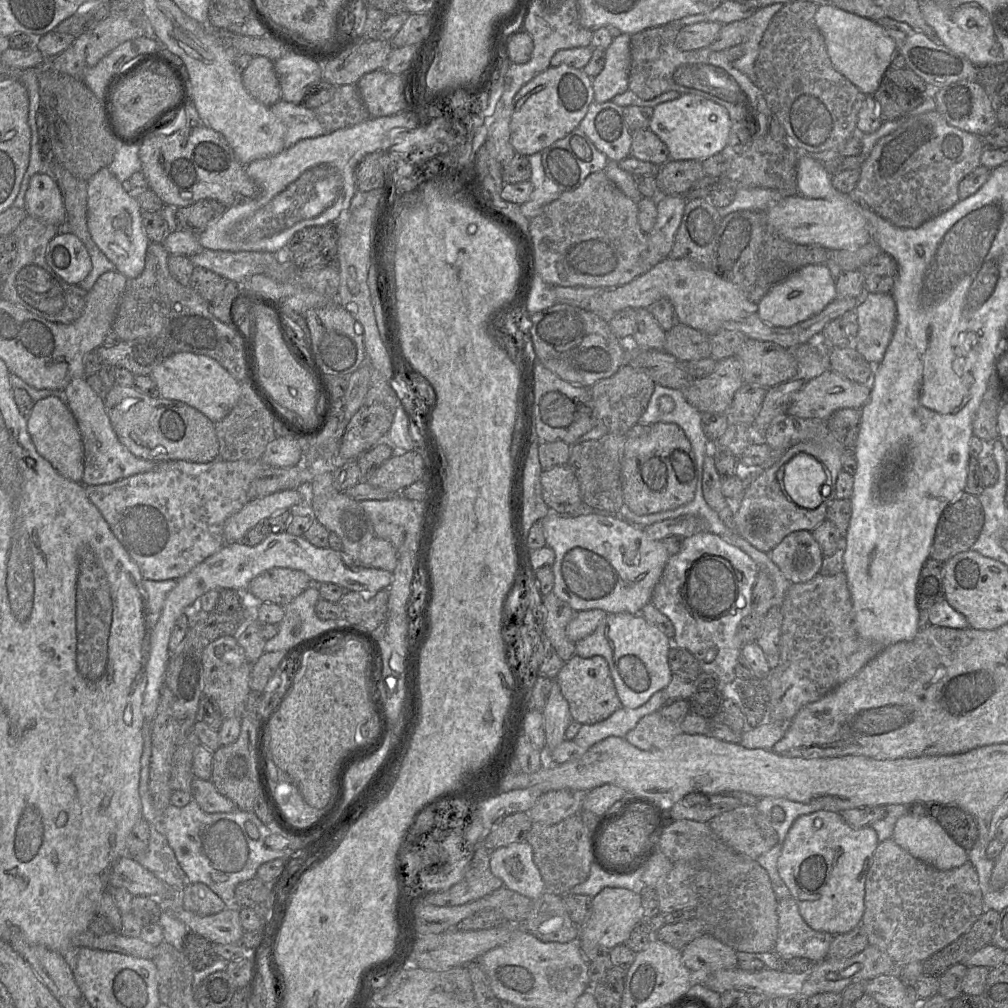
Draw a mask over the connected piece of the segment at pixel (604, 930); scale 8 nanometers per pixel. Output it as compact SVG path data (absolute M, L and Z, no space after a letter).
M606 887L592 898L592 912L580 927L578 942L581 948L604 946L611 949L625 944L633 929L643 921L643 908L639 893L620 887Z

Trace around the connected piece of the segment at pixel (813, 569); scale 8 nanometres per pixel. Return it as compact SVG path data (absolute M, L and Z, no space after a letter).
M807 530L790 533L768 554L792 584L816 577L824 559L818 542Z

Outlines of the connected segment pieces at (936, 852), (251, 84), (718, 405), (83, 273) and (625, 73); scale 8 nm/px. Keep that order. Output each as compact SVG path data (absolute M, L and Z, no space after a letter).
M911 813L901 816L895 823L892 839L913 857L938 870L957 868L968 861L967 851L949 836L936 819L929 816Z
M255 56L242 72L242 83L249 94L266 106L273 106L281 97L281 86L274 61Z
M737 356L729 357L717 362L714 371L704 377L692 379L682 389L682 392L691 406L701 413L726 414L732 404L735 393L744 384L742 367Z
M60 231L52 238L45 259L52 271L68 284L79 285L92 269L87 248L69 231Z
M621 33L605 50L603 70L592 79L594 101L603 103L629 89L631 35Z

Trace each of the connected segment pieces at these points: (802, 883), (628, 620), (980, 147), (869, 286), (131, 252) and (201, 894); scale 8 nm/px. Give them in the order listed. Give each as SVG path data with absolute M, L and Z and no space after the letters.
M818 810L801 815L793 822L777 867L809 927L837 935L861 924L866 876L878 844L877 833L872 827L853 828L837 812Z
M608 613L592 634L576 642L575 651L582 658L605 658L622 706L635 709L645 704L655 692L665 689L671 681L673 672L668 662L671 645L672 639L651 625L641 614Z
M936 109L885 123L877 132L878 140L859 168L859 182L849 195L885 221L900 228L918 228L958 203L959 184L981 165L981 155L986 146L984 138L949 125Z
M882 252L860 268L864 279L864 290L868 293L890 293L898 272L896 261Z
M102 168L88 180L87 224L89 232L102 253L127 279L137 278L145 267L151 240L142 224L142 208L124 189L123 183L109 170Z
M188 883L182 888L184 909L201 916L213 915L226 909L222 899L203 883Z

